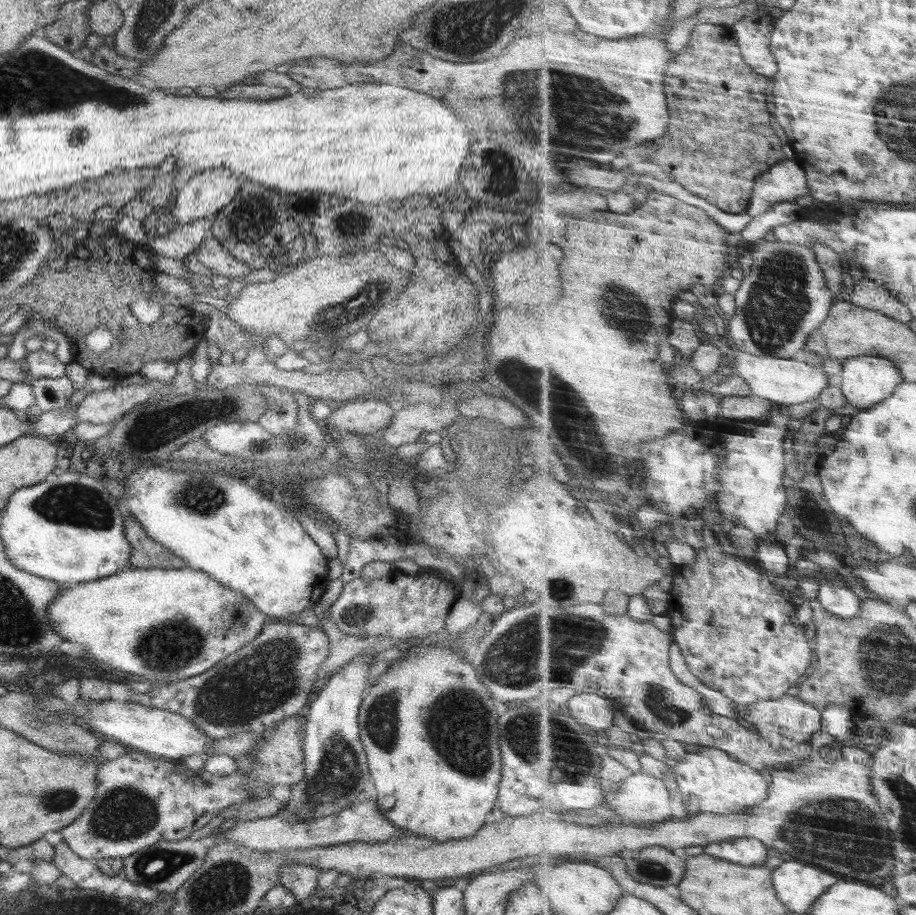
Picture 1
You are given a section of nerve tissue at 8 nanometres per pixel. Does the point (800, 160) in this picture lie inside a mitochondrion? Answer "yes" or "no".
no

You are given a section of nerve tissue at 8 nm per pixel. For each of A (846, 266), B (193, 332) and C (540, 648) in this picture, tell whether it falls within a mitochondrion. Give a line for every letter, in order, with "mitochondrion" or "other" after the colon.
A: other
B: other
C: mitochondrion

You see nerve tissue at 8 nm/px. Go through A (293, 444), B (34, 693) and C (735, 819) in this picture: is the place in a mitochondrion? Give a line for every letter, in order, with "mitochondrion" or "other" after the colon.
A: mitochondrion
B: other
C: other

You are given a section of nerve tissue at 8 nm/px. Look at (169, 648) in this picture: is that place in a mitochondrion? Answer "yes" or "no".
yes

